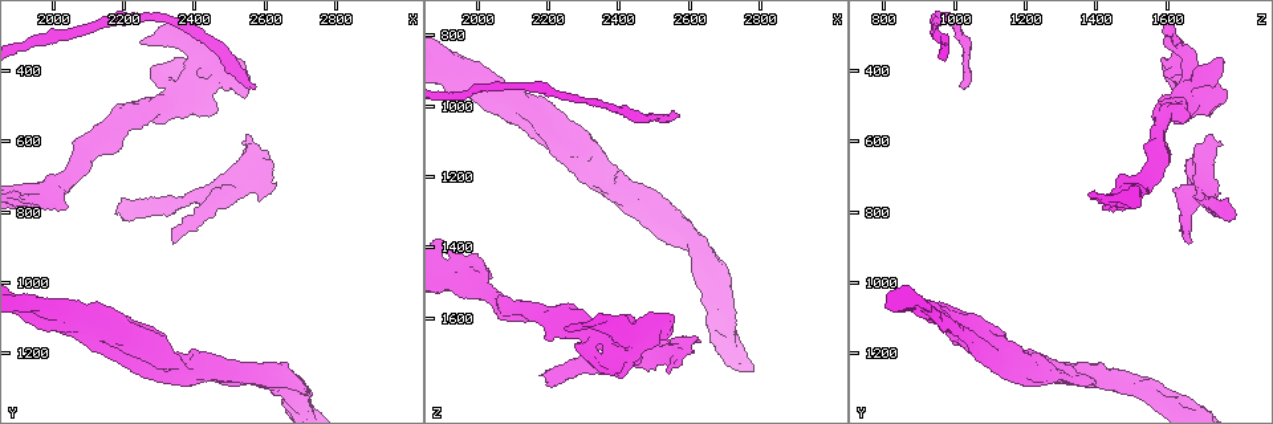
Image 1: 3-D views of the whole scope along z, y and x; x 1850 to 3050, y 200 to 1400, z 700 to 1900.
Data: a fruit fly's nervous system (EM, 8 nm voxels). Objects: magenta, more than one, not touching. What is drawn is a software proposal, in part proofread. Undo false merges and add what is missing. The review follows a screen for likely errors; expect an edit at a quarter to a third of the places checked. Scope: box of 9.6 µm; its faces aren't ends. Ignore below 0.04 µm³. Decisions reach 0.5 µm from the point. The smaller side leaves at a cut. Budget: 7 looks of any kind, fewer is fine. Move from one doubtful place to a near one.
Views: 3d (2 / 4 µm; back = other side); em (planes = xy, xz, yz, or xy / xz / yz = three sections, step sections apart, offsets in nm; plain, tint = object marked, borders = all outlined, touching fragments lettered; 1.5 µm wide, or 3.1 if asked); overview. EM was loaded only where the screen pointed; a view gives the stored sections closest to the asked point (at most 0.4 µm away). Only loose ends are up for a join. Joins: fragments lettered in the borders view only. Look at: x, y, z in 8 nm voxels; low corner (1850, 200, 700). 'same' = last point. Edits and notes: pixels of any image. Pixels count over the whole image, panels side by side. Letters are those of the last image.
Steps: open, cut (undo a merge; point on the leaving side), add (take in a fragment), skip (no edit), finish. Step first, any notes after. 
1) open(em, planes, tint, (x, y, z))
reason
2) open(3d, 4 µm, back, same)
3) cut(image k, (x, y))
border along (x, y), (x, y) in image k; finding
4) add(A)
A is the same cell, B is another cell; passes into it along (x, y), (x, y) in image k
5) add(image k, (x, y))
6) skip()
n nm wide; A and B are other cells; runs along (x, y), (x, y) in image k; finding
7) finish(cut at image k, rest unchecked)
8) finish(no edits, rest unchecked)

open(em, planes, borders, (2380, 490, 1760))
an open end

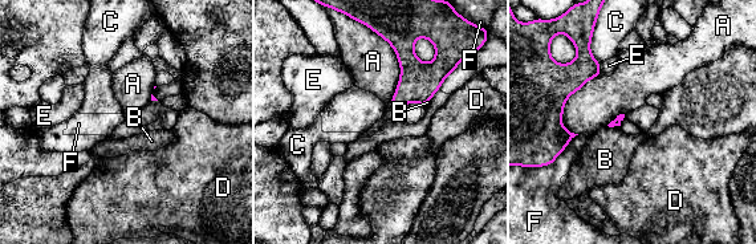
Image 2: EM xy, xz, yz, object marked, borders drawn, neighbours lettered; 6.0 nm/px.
skip()
A, B, C, D, E and F are other cells; border along (352, 19), (397, 57), (390, 105) in image 2; no lettered fragment goes on from it

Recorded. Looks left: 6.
open(3d, 4 µm, (2200, 760, 1770))
an open end

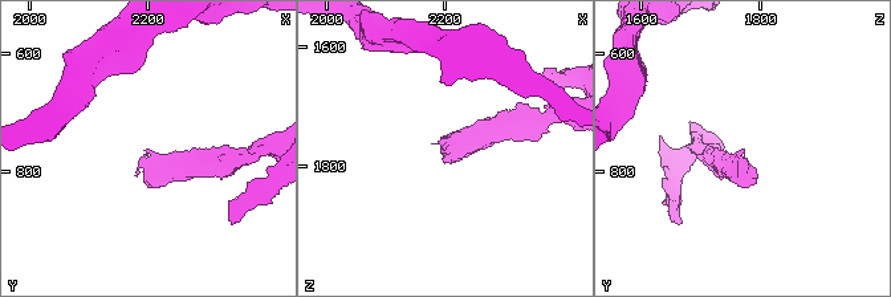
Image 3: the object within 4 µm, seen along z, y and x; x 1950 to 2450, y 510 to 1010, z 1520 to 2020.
open(em, xz, step 8, borders, (2195, 765, 1770))

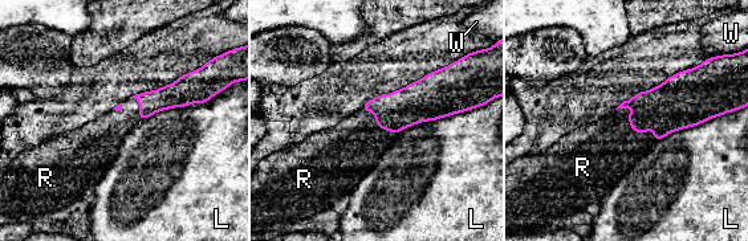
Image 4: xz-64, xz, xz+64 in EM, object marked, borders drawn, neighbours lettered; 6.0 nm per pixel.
add(image 4, (600, 154))
R is the same cell, L and W are other cells; the neuron continues

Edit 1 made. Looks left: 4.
open(3d, 4 µm, back, (2000, 790, 1420))
thick end

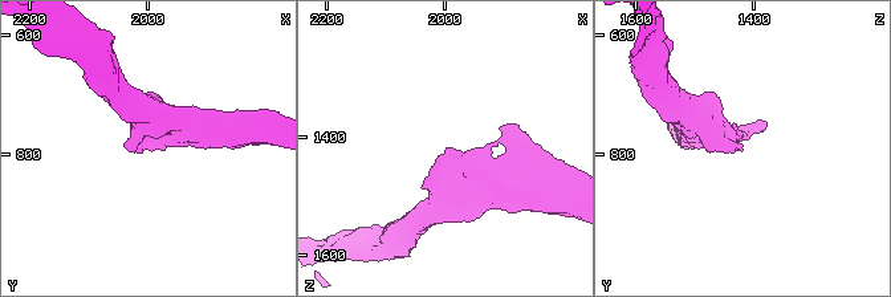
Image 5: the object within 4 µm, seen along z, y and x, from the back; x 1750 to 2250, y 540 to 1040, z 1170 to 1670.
open(em, yz, step 4, tint, (1995, 795, 1420))
now the EM

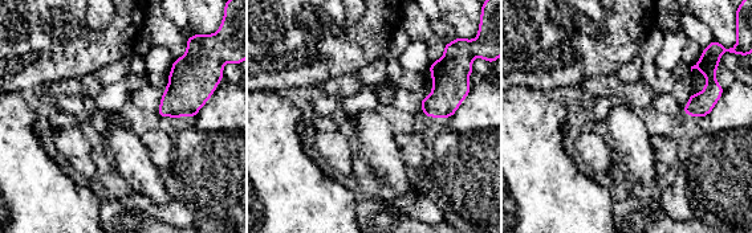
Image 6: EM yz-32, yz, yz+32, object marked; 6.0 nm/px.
open(em, planes, borders, same)
cut it another way

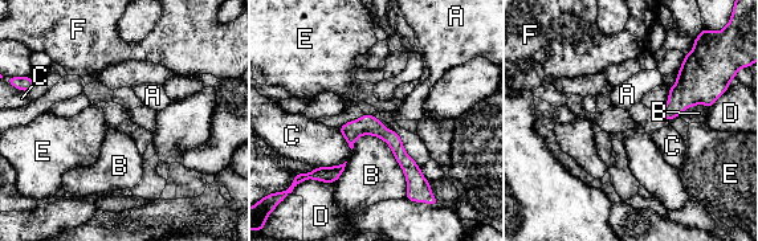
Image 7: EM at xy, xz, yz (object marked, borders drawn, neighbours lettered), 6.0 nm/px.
skip()
B touches over 480 nm; A, B, C, D, E and F are other cells; none of them fits

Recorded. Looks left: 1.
finish(add at image 4, rest unchecked)

